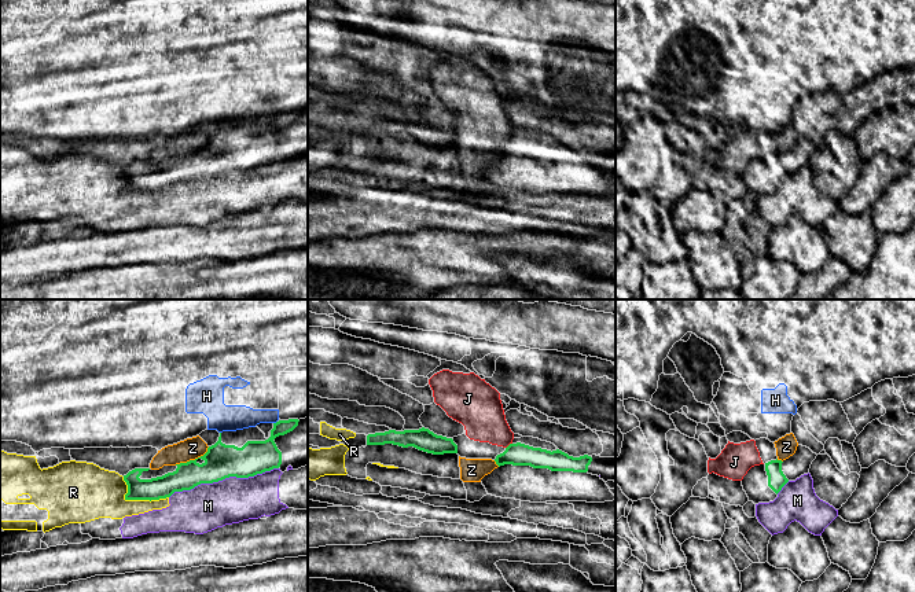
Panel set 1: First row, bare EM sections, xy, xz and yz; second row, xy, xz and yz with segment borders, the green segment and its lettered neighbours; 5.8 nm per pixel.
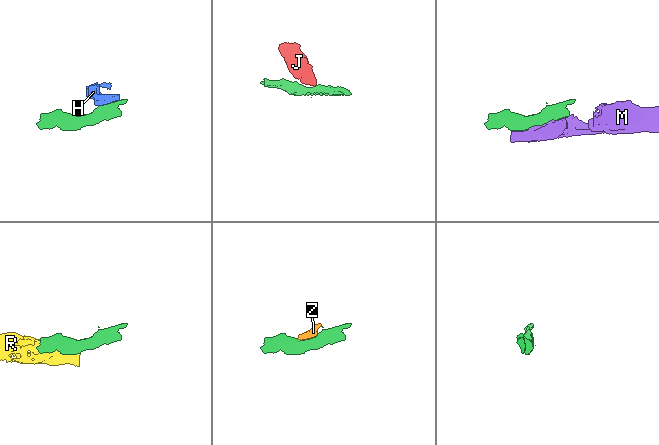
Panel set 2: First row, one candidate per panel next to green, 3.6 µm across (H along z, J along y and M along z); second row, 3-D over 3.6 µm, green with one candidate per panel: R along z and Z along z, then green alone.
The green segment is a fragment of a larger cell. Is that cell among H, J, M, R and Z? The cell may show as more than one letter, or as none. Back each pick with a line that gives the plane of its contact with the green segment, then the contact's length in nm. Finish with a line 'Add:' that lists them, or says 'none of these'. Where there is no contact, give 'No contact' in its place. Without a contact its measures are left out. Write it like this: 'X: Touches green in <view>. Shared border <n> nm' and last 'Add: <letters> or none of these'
Add: none of these

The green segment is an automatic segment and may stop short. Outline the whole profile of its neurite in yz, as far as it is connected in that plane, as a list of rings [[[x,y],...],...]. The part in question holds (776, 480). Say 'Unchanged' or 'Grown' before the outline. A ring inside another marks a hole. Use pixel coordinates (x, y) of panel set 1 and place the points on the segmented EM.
Grown. [[[798,445],[795,453],[783,462],[776,459],[752,467],[742,479],[749,501],[754,504],[773,501],[789,481],[809,473],[816,456],[809,448]]]

